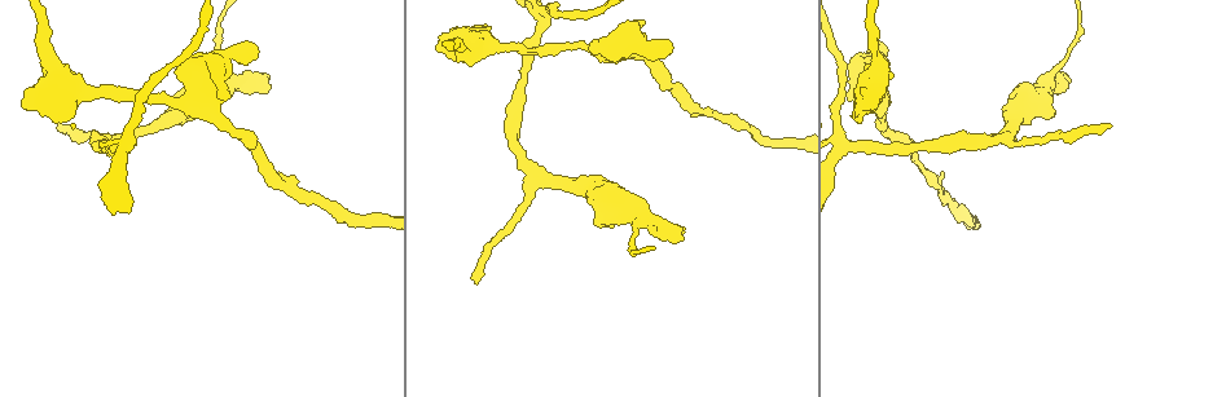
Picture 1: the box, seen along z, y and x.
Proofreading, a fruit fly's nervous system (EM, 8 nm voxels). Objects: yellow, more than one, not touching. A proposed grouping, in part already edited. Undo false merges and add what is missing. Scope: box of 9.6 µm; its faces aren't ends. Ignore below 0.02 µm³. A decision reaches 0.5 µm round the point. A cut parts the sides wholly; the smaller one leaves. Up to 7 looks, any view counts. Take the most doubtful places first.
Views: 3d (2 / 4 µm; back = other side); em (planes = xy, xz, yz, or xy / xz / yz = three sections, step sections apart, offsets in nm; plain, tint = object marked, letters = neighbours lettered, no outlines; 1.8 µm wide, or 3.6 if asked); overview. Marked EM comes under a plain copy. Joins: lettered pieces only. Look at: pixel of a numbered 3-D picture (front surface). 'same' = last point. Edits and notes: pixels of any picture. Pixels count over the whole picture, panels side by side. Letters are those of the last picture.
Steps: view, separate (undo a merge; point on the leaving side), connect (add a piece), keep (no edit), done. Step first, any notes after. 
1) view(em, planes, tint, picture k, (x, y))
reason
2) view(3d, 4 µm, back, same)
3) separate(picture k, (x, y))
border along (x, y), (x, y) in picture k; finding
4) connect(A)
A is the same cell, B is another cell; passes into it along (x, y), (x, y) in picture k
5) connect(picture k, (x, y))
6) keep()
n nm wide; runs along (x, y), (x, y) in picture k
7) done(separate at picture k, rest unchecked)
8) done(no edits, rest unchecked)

view(3d, 2 µm, picture 1, (64, 125))
long arm stops here

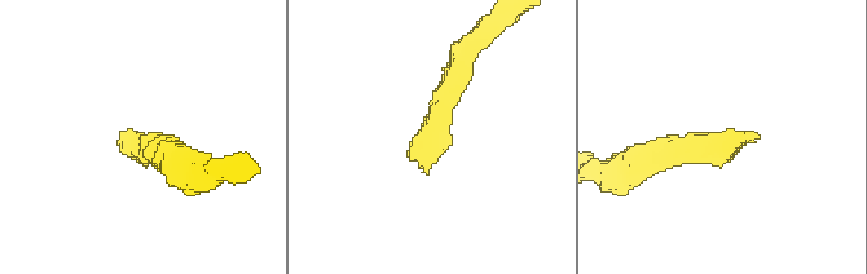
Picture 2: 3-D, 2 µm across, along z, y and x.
view(em, xy, step 4, letters, picture 2, (753, 136))

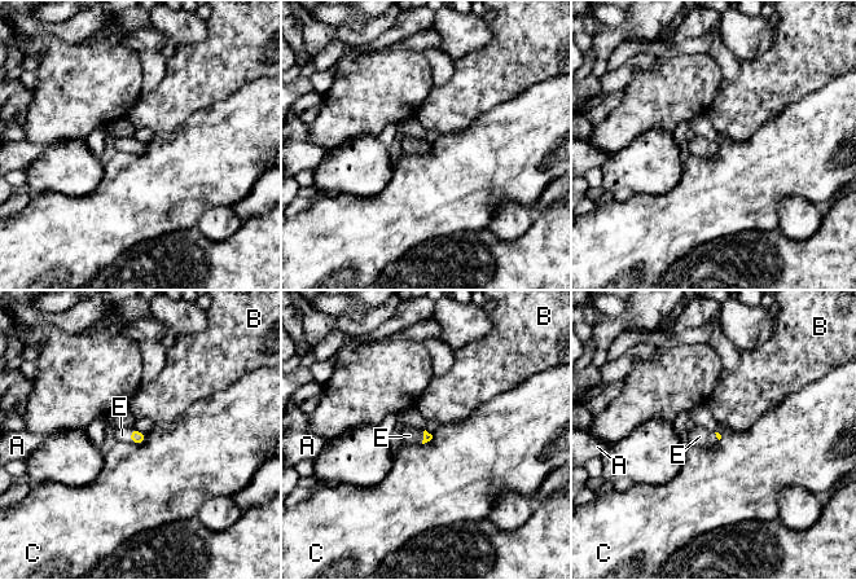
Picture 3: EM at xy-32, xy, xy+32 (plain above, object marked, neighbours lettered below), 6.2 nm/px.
connect(picture 3, (122, 435))
C touches over 130 nm; E is the same cell, A, B and C are other cells; passes into it along (136, 436), (131, 435), (122, 435) in picture 3; it goes on there

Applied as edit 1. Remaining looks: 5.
view(overview)
redraw

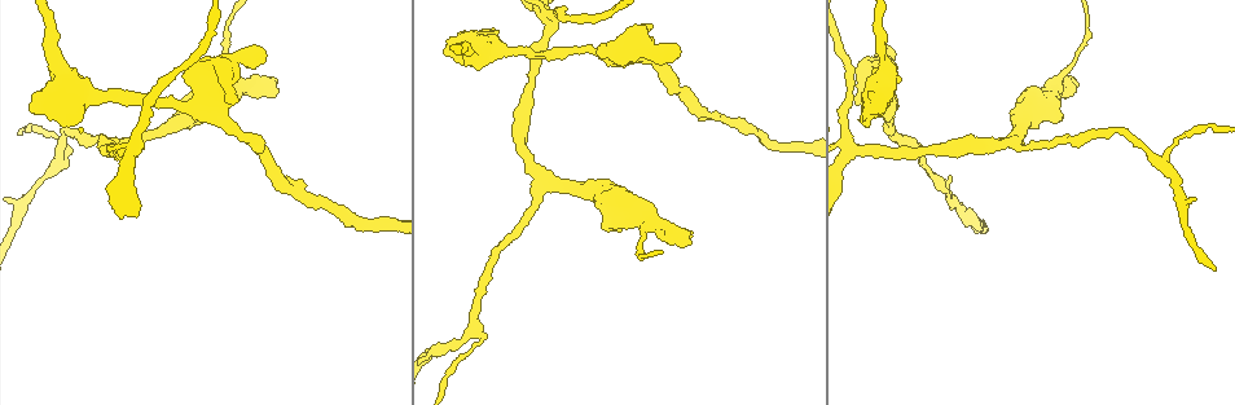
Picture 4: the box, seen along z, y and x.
view(em, xz, step 8, tint, picture 4, (646, 223))
small branch off a trunk

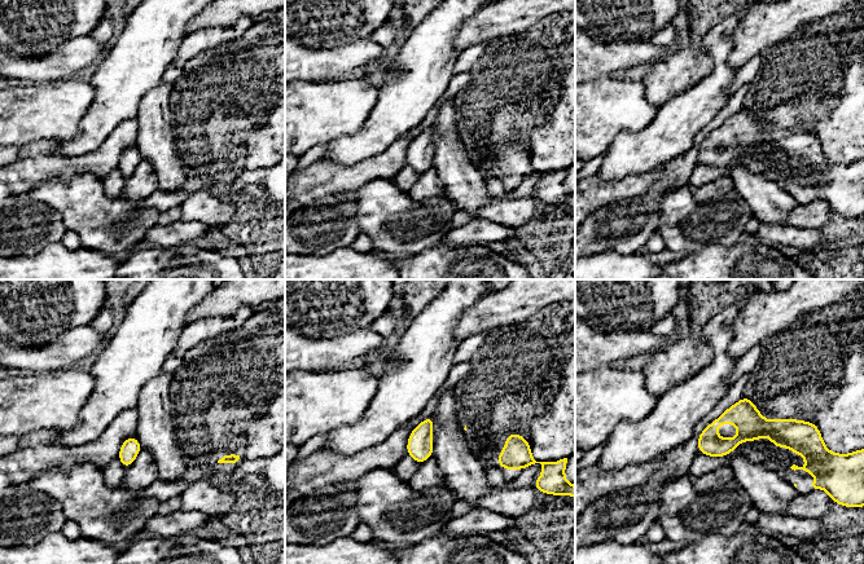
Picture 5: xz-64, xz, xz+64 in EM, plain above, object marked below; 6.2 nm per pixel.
view(em, planes, tint, same)
another direction

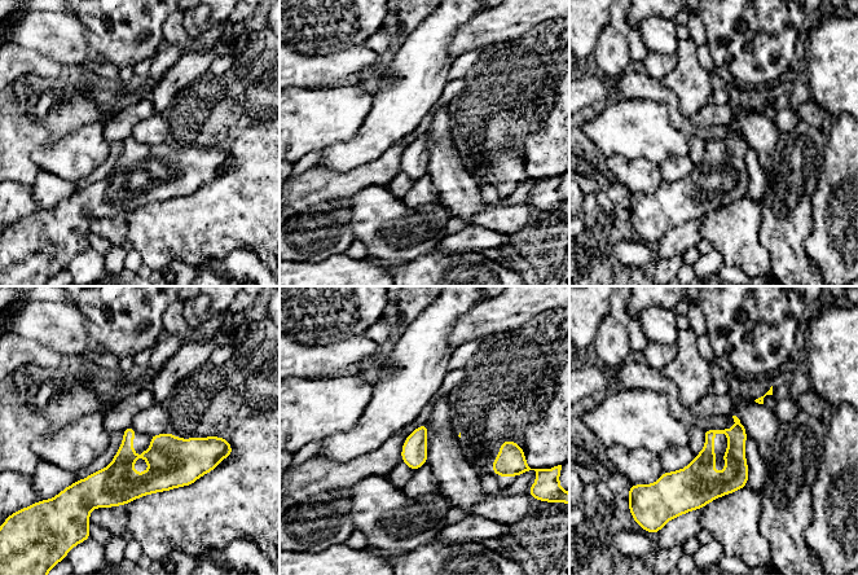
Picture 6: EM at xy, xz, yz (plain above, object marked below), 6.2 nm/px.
view(em, planes, letters, same)
see the neighbours

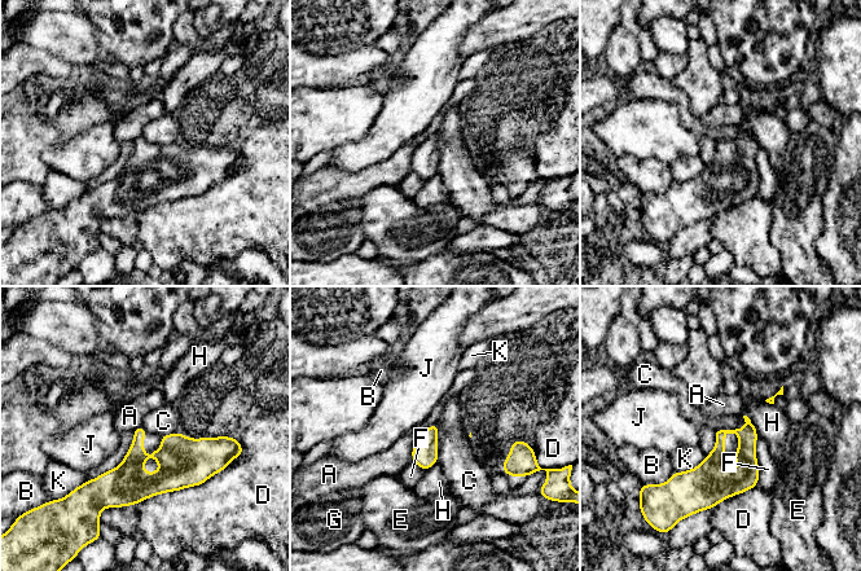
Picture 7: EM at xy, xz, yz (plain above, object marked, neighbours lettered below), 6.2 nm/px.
keep()
A, B, C, D, E, F, G, H, J and K are other cells; border along (436, 422), (439, 461) in picture 7; continuous, no second neuron

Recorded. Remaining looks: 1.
view(em, planes, letters, picture 4, (645, 31))
calibre changes

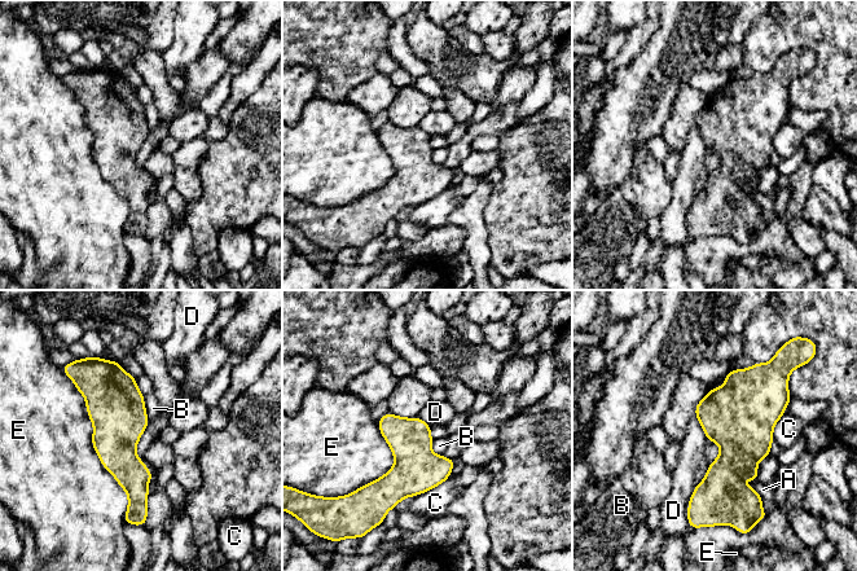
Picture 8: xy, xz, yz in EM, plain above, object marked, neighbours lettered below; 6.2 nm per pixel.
keep()
E touches over 1000 nm; A, B, C, D and E are other cells; runs along (108, 364), (131, 513) in picture 8; continuous, no second neuron

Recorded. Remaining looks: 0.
done(connect at picture 3, rest unchecked)

